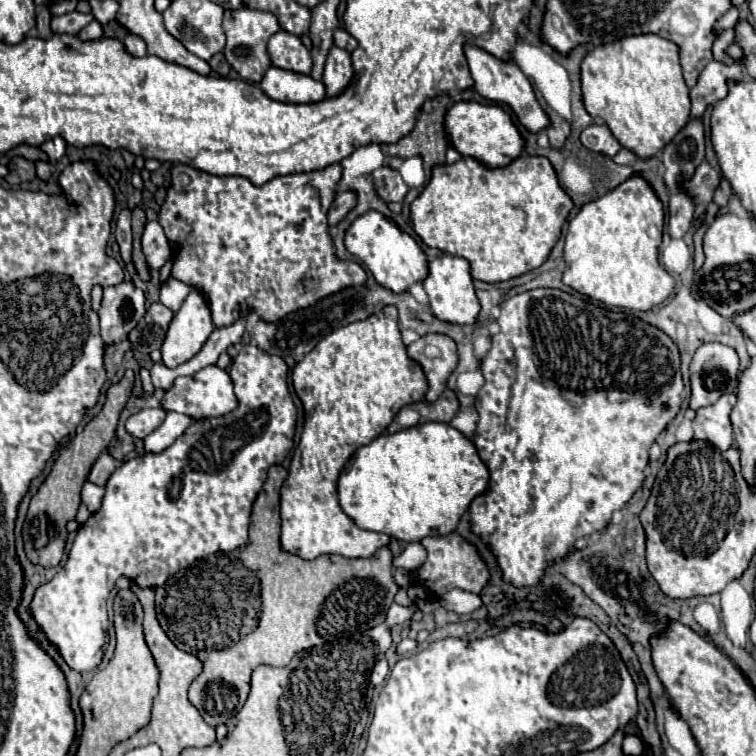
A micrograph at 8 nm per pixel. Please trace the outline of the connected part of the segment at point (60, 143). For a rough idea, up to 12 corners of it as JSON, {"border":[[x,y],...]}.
{"border":[[61,137],[43,145],[43,151],[55,163],[63,157],[65,143]]}

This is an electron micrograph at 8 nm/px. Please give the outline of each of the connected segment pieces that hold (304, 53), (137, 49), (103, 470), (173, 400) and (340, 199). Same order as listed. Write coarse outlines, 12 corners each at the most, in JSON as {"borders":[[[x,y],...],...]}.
{"borders":[[[279,31],[269,39],[275,67],[303,75],[313,61],[297,35]],[[137,35],[123,39],[127,51],[135,57],[145,57],[145,41]],[[101,453],[89,473],[89,481],[105,485],[117,461]],[[217,365],[177,377],[163,409],[193,419],[237,407],[233,383]],[[337,191],[329,223],[337,225],[357,205],[355,191]]]}

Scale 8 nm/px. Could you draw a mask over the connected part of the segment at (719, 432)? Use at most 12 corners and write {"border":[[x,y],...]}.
{"border":[[727,393],[701,407],[693,419],[695,439],[719,449],[733,445],[729,413],[735,395]]}

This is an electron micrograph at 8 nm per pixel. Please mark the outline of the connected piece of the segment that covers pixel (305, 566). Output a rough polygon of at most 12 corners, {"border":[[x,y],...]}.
{"border":[[269,469],[249,545],[155,589],[203,663],[211,727],[255,667],[373,629],[399,589],[387,547],[313,561],[279,545]]}

